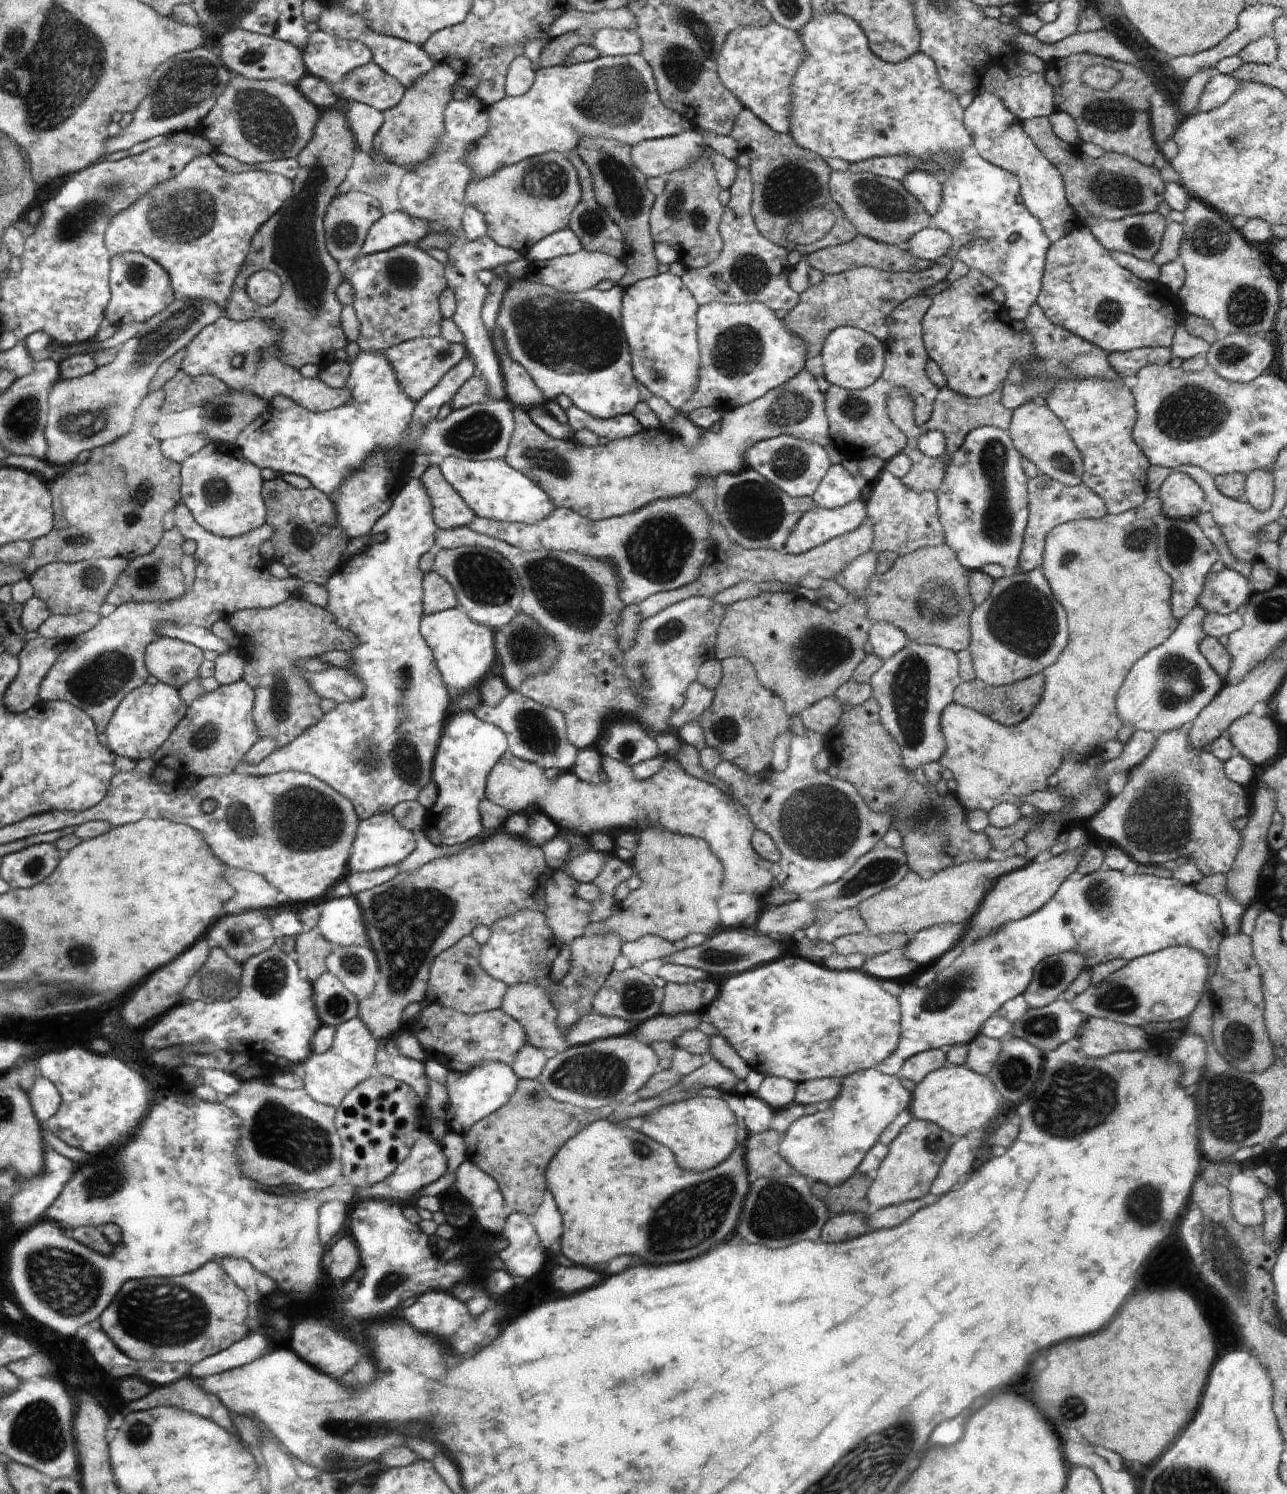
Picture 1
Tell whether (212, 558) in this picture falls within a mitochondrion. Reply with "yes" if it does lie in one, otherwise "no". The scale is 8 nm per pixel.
no

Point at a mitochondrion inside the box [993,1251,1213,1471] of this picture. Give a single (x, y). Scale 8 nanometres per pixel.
(1074, 1406)

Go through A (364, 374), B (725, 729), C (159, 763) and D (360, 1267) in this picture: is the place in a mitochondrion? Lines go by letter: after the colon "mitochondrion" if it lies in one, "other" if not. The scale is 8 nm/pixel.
A: other
B: mitochondrion
C: other
D: other

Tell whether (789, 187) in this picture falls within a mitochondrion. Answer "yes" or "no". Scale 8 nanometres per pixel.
yes

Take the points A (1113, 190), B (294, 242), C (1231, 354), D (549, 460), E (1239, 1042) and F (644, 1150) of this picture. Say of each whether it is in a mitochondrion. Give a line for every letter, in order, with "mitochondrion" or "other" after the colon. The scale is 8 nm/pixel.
A: mitochondrion
B: mitochondrion
C: mitochondrion
D: mitochondrion
E: mitochondrion
F: mitochondrion

